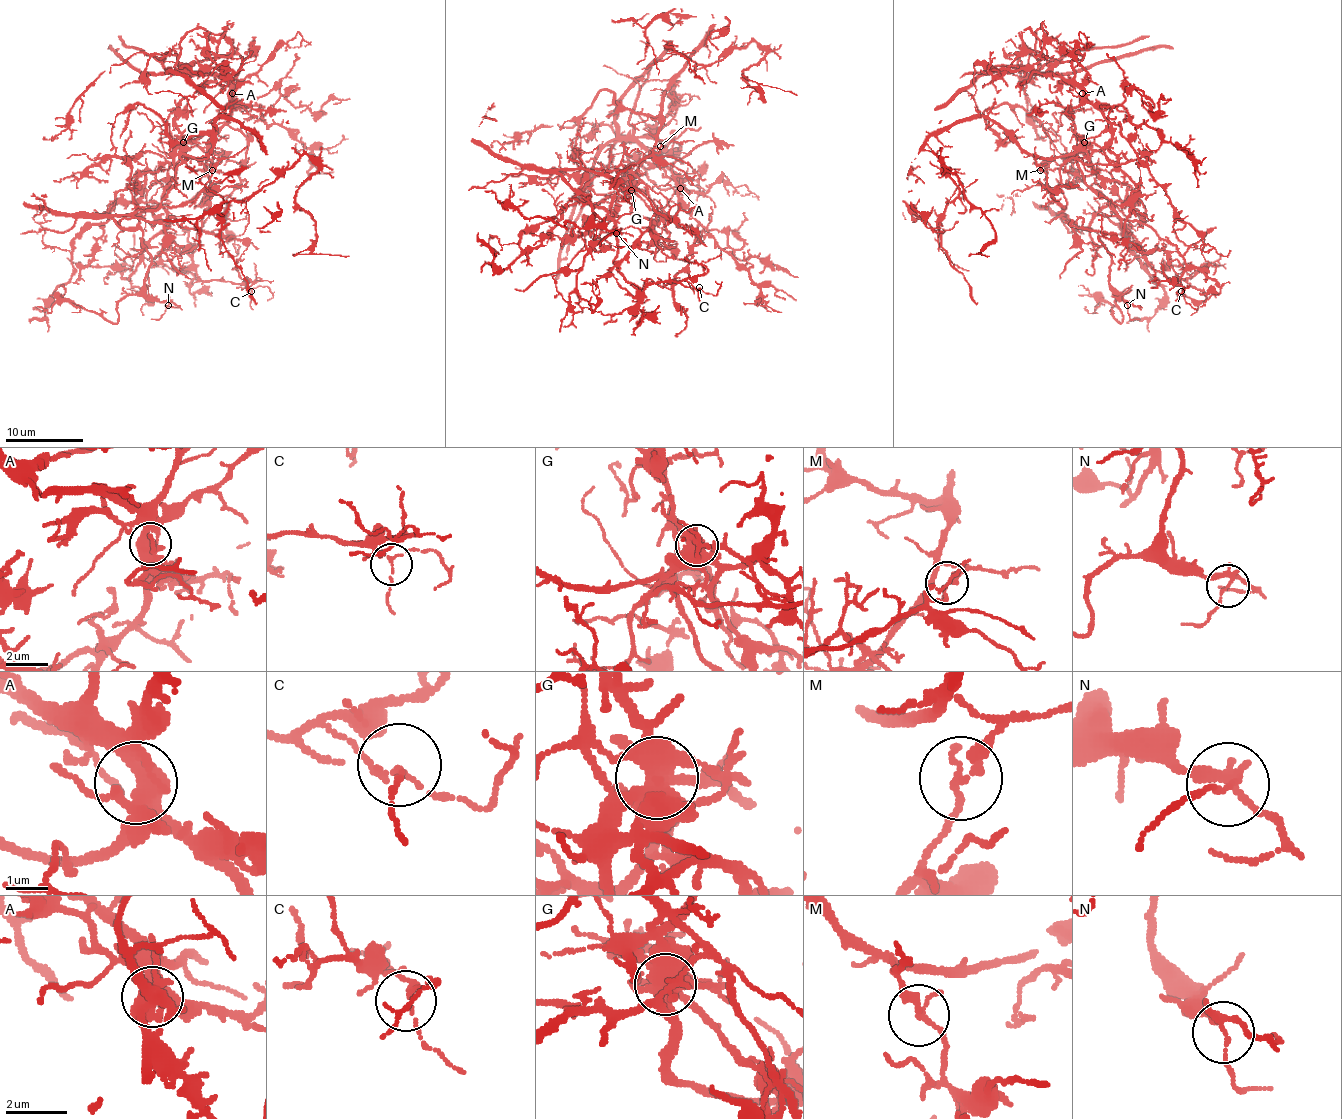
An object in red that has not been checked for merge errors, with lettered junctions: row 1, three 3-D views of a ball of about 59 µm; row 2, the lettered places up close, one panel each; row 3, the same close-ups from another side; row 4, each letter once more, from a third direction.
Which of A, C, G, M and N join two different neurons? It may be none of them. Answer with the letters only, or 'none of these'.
G, M

